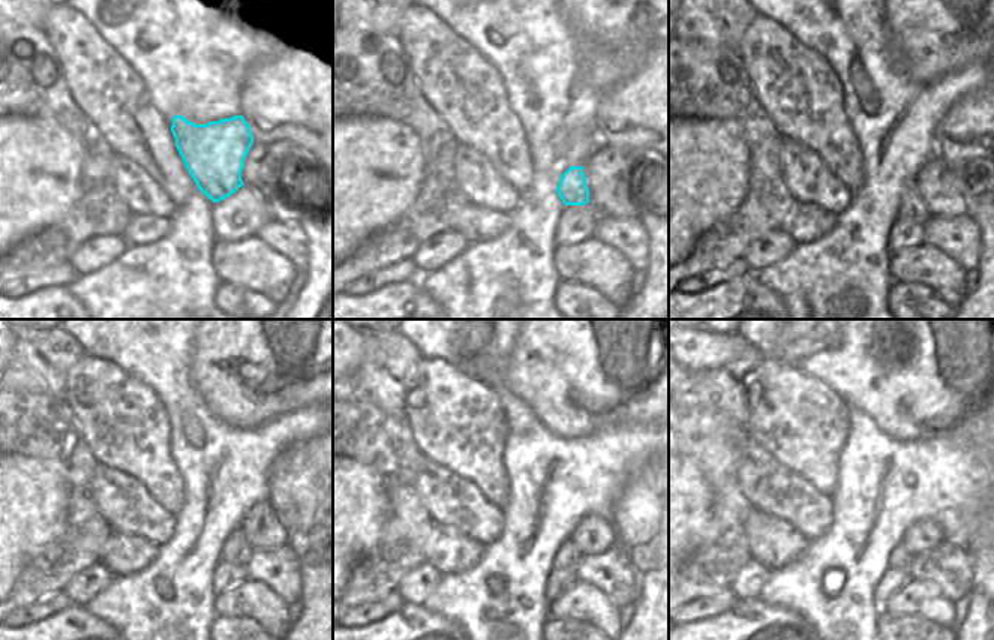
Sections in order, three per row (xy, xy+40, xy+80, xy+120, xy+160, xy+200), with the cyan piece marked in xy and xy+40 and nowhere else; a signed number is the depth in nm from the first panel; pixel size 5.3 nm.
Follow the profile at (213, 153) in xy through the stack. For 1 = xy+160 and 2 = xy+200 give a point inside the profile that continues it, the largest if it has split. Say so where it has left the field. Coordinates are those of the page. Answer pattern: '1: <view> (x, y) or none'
1: xy+160 (567, 555)
2: xy+200 (900, 559)

